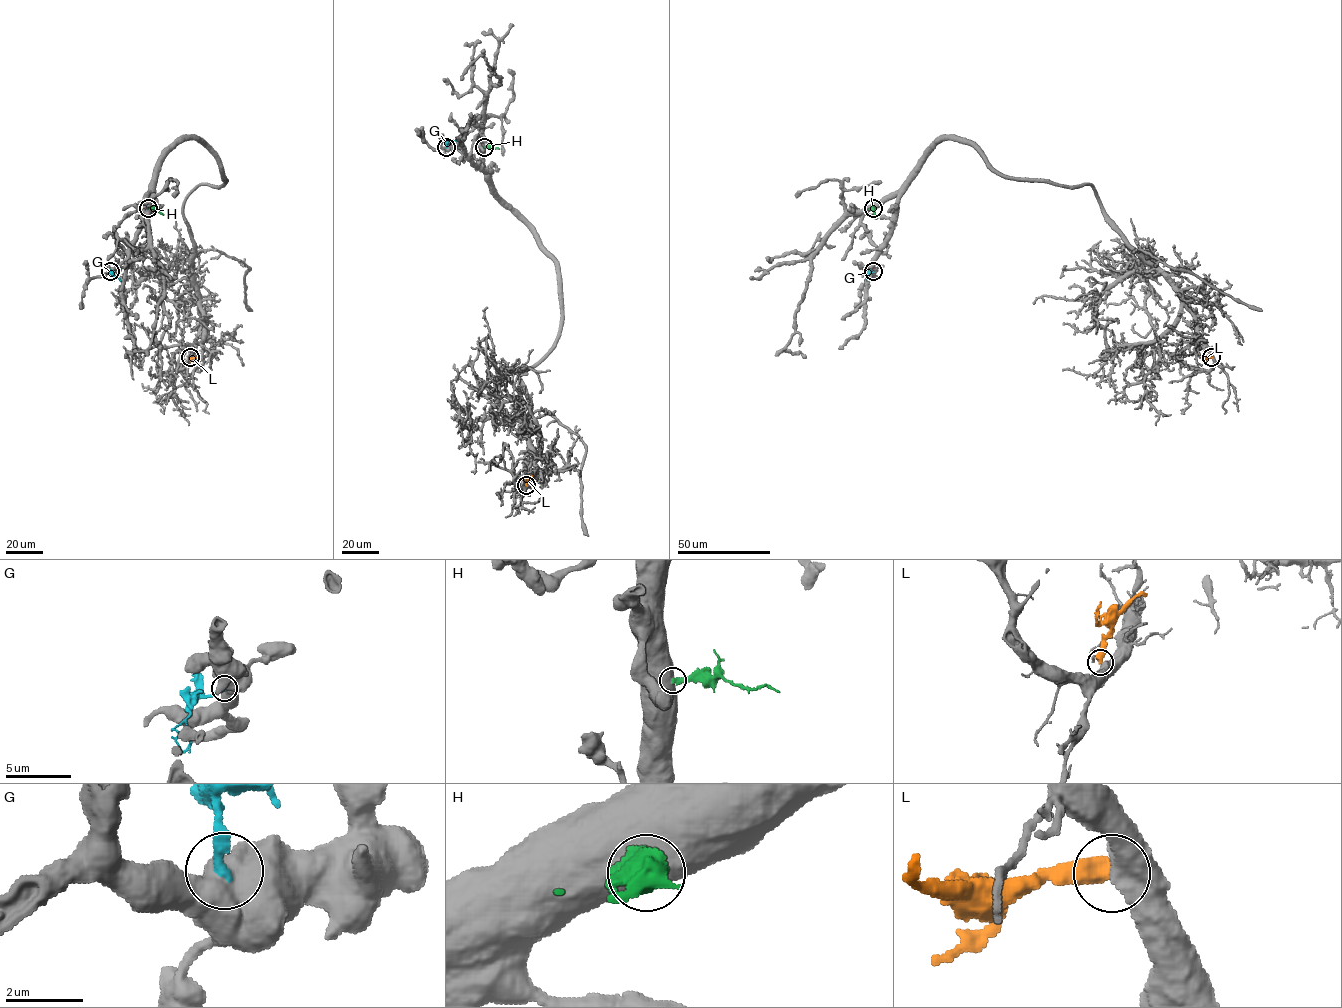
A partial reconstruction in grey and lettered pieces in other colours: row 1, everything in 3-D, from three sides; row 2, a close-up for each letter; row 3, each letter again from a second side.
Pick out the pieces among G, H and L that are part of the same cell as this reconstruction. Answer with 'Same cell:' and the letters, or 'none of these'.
Same cell: none of these

